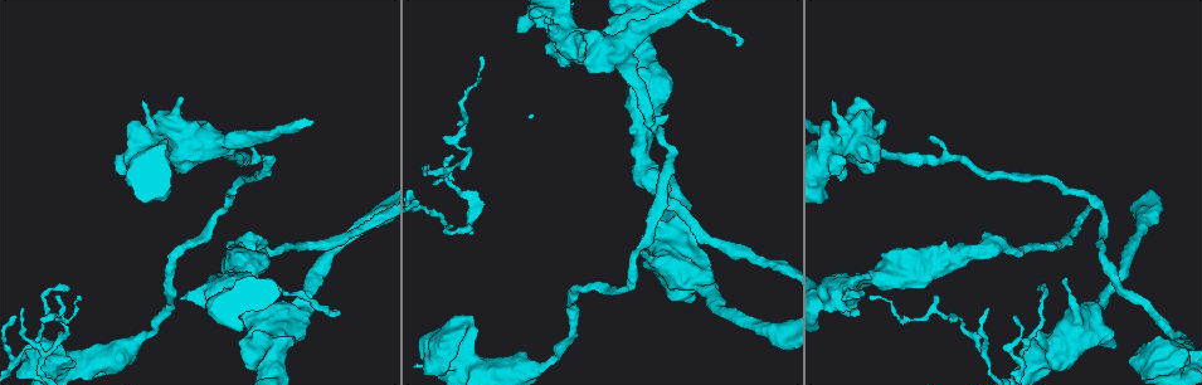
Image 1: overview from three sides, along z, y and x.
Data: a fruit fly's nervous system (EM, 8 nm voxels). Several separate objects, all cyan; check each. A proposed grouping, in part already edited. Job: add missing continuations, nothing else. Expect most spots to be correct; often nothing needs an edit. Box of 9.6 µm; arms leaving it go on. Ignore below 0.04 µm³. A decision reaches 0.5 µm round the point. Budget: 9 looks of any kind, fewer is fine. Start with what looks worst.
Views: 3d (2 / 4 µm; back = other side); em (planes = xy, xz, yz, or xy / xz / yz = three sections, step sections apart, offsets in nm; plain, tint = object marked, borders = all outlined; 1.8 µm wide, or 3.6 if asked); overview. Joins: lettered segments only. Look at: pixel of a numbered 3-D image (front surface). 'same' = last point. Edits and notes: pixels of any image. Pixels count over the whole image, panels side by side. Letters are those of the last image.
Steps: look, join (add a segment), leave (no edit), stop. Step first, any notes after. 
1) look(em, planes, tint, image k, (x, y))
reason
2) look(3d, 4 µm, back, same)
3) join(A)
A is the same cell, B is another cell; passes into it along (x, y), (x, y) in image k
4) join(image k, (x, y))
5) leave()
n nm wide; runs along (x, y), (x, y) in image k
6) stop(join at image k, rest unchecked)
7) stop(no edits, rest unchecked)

look(em, planes, borders, image 1, (1112, 348))
stops while still wide

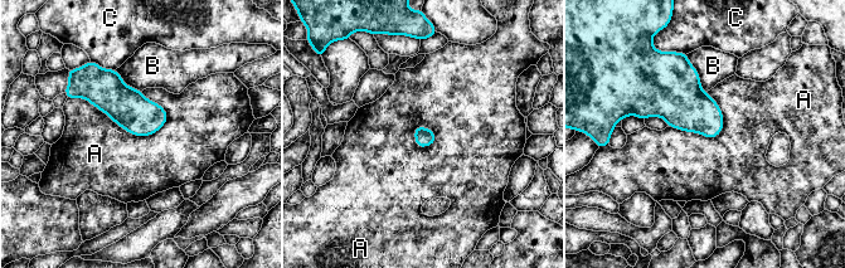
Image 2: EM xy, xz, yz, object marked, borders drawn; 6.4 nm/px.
leave()
A, B and C are other cells; none of them fits

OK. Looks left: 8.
look(3d, 4 µm, image 1, (989, 308))
thin end

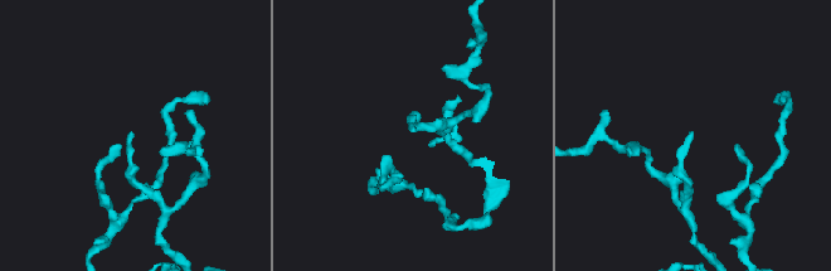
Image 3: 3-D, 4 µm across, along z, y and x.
look(em, yz, step 16, tint, image 3, (131, 134))
shape alone is not enough

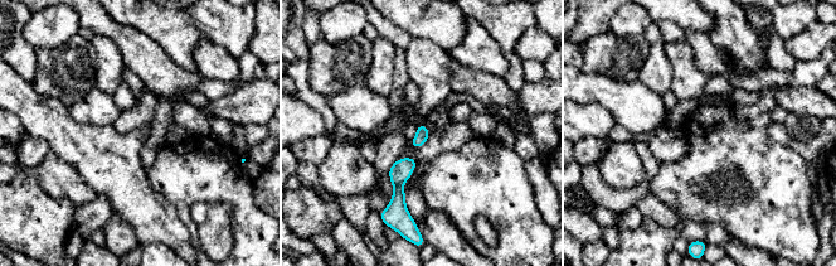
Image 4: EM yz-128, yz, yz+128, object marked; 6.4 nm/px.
look(em, yz, step 16, borders, same)
see the neighbours

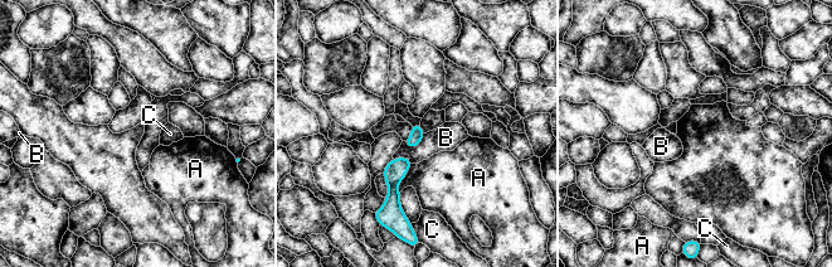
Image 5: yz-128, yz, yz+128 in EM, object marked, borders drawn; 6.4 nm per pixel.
leave()
A touches over 200 nm; A, B and C are other cells; border along (426, 134), (417, 145), (405, 146) in image 5; none of them fits

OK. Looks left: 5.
look(3d, 4 µm, image 1, (521, 29))
an open end

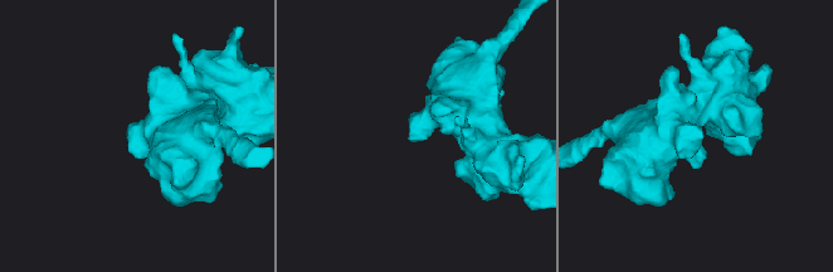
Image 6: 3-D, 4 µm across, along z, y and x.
look(em, planes, borders, image 6, (699, 141))

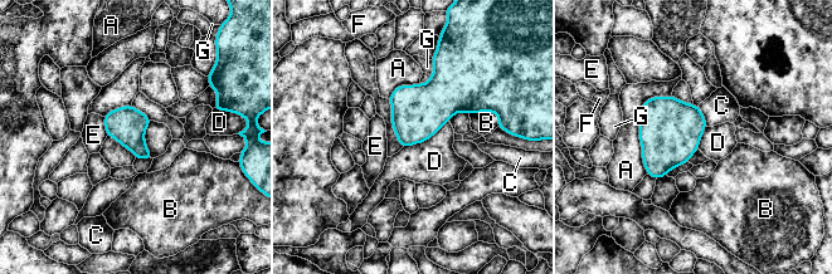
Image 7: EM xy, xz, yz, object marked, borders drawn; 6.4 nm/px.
leave()
A, B, C, D, E, F and G are other cells; none of them fits

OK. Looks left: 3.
look(3d, 2 µm, image 1, (870, 295))
branch stops here

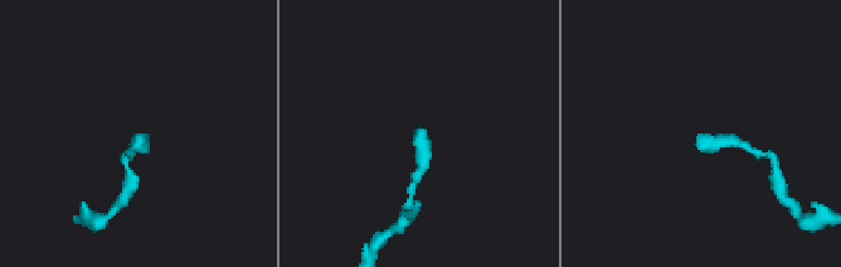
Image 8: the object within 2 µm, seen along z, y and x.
look(em, xz, step 8, tint, image 8, (145, 139))

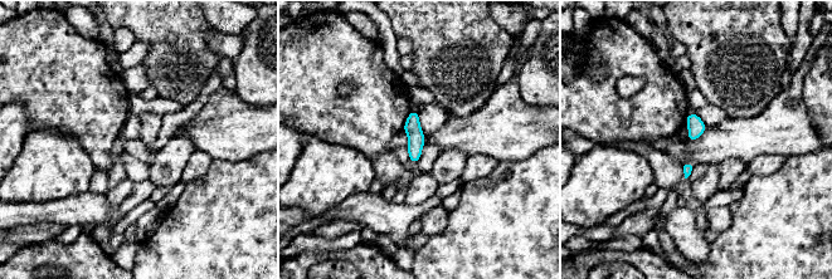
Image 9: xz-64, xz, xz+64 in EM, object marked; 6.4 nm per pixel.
look(em, planes, borders, same)
another direction

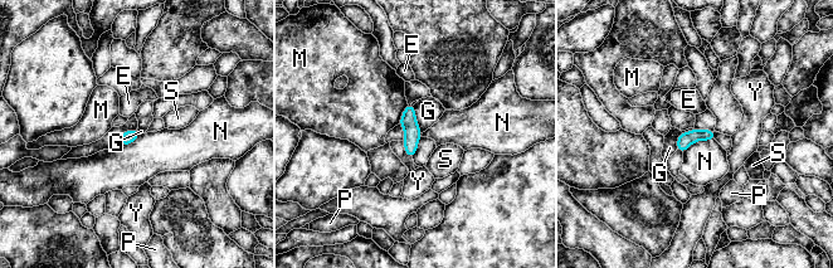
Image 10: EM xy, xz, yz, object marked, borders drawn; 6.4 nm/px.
leave()
N touches over 220 nm; E, G, M, N, P, S and Y are other cells; border along (693, 127), (678, 136), (676, 149) in image 10; none of them fits

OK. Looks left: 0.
stop(no edits, rest unchecked)

